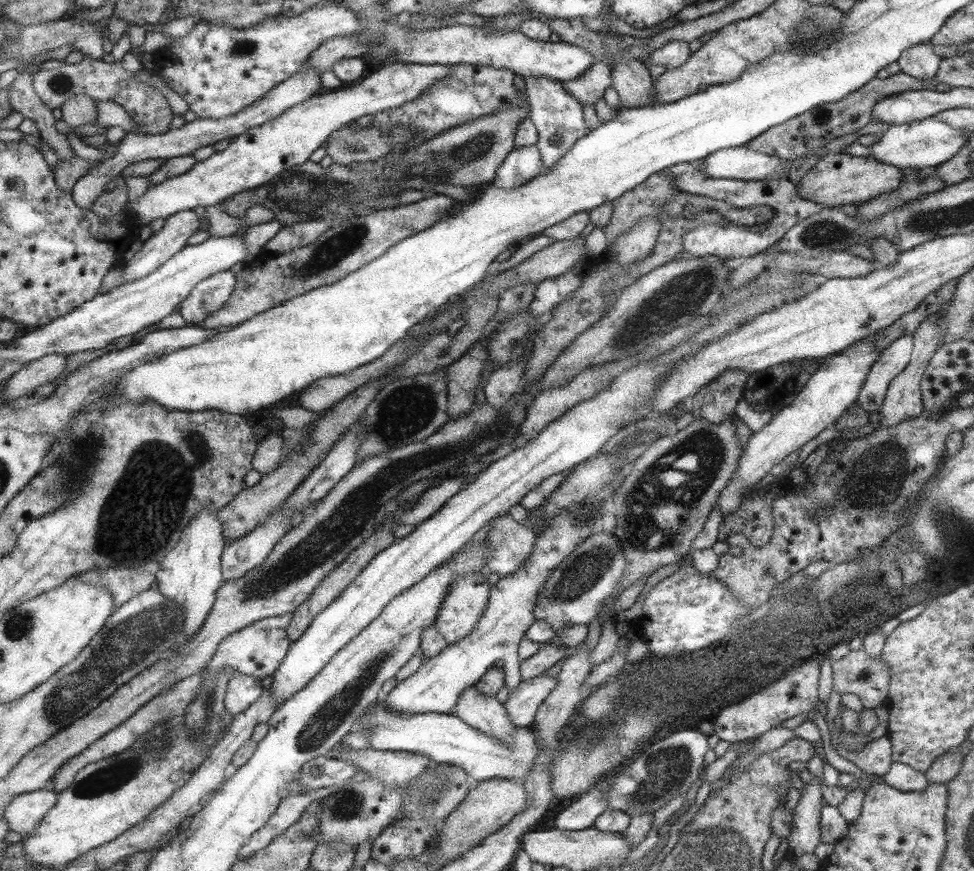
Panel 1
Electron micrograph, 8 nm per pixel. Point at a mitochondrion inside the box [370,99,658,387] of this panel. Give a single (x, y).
(478, 148)

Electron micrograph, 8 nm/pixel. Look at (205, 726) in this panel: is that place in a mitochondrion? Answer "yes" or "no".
yes

